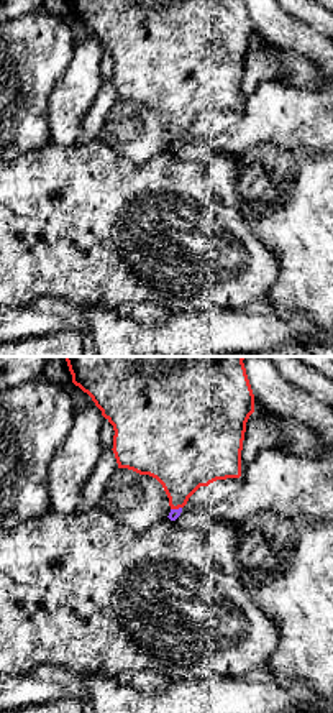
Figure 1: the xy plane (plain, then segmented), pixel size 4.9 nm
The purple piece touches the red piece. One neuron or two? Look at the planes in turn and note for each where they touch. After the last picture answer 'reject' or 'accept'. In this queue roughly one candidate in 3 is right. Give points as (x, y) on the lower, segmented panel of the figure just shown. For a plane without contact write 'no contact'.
contact (176, 510)

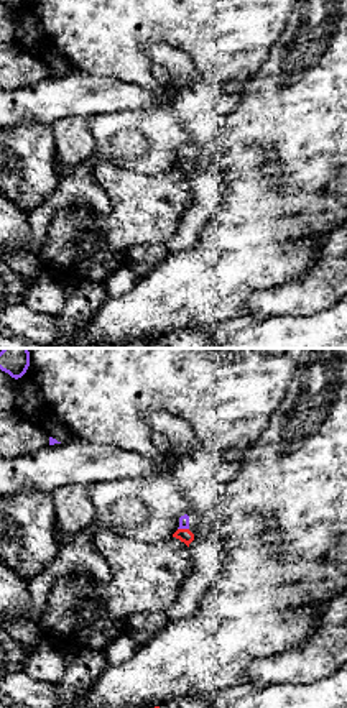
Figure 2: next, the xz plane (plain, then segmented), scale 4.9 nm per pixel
contact (183, 528)

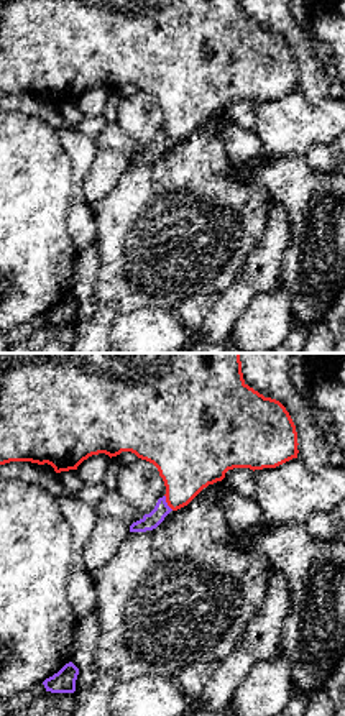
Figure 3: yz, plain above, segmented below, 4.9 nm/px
contact (166, 503)

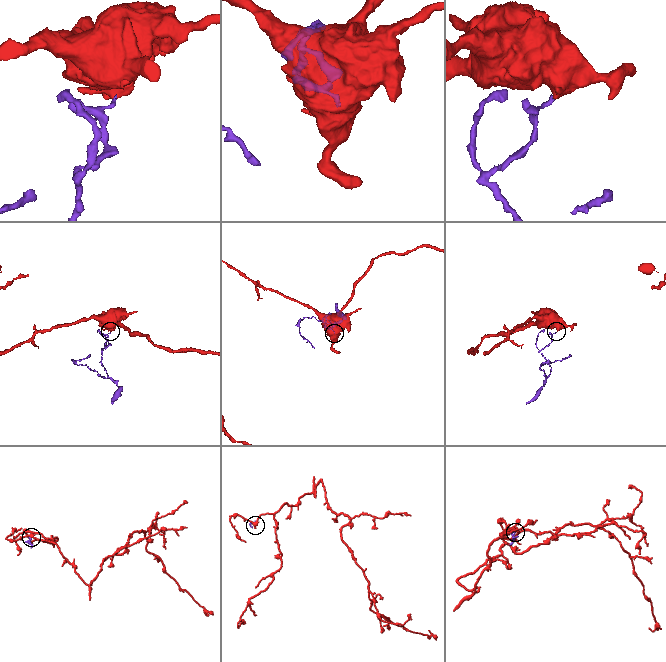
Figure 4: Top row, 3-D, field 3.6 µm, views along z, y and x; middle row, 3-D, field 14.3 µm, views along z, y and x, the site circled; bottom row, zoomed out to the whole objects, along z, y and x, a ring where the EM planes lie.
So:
reject

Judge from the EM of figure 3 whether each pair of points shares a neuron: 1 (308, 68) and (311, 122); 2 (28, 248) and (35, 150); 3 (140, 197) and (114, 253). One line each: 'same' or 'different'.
1: different
2: same
3: same

